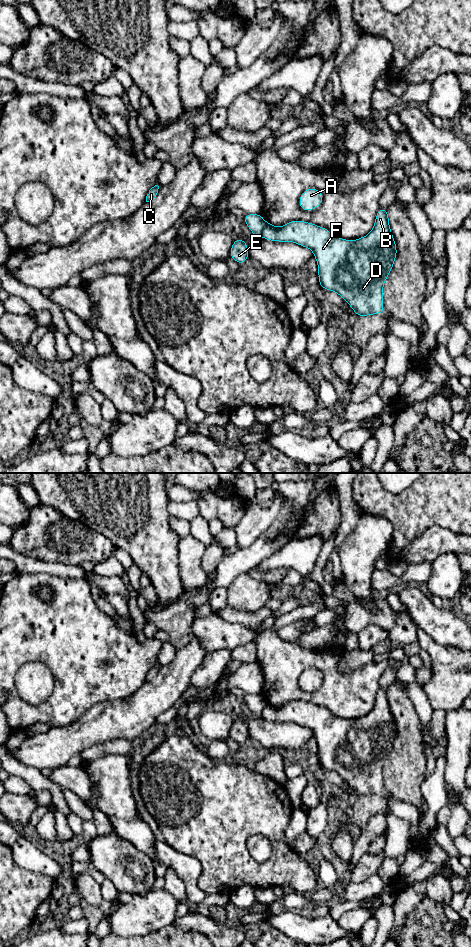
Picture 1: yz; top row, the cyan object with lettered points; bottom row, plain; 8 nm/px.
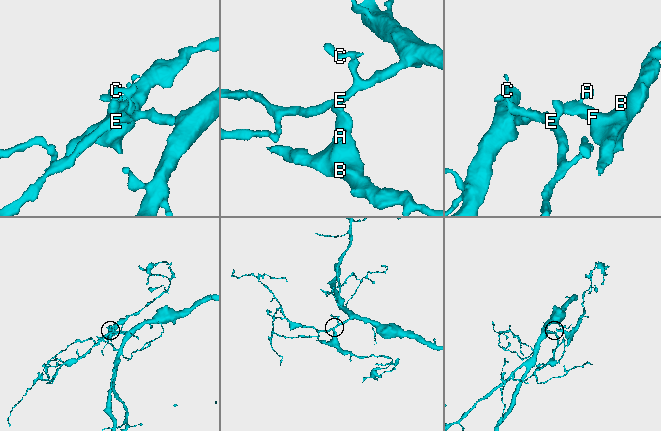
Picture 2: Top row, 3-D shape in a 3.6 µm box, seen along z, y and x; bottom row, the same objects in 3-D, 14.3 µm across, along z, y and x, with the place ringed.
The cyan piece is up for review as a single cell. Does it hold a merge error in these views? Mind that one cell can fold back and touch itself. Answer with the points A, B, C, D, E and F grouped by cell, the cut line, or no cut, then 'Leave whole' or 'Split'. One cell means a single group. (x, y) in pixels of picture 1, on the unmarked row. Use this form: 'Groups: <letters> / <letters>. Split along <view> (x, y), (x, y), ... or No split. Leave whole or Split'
Groups: A B D F / C E. Split along yz (266, 703), (261, 716). Split

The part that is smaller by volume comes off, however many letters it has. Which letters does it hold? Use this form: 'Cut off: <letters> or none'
Cut off: A, B, D, F

